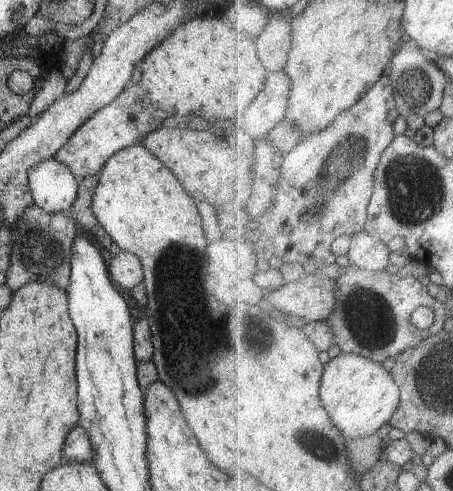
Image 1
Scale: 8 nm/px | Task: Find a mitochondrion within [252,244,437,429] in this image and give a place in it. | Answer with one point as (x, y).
(374, 318)

